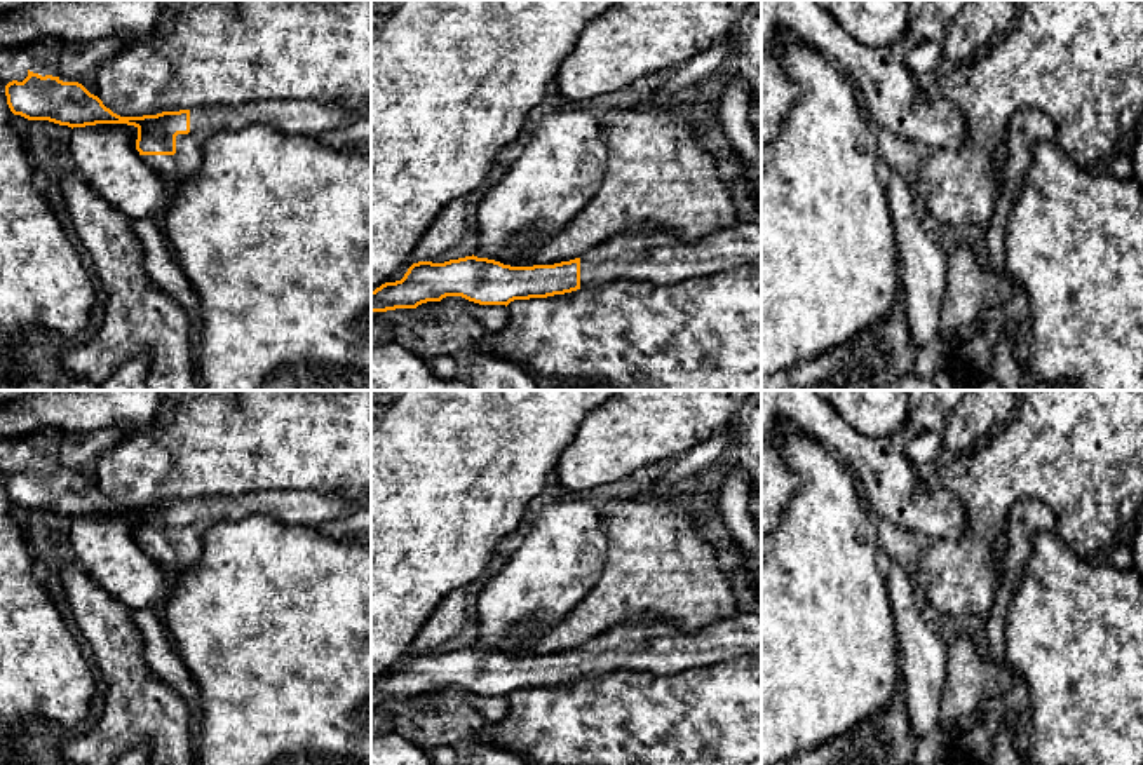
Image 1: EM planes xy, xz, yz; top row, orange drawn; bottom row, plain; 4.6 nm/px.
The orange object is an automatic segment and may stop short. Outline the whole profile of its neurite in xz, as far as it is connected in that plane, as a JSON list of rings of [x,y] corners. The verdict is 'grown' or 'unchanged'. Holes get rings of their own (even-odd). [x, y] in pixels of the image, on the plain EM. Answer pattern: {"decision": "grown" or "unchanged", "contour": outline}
{"decision": "grown", "contour": [[[737,613],[693,634],[664,624],[622,624],[554,655],[511,657],[474,645],[444,653],[418,652],[401,671],[371,681],[371,704],[416,699],[446,687],[507,697],[514,690],[547,688],[615,671],[669,676],[744,655],[761,657],[758,613]]]}

